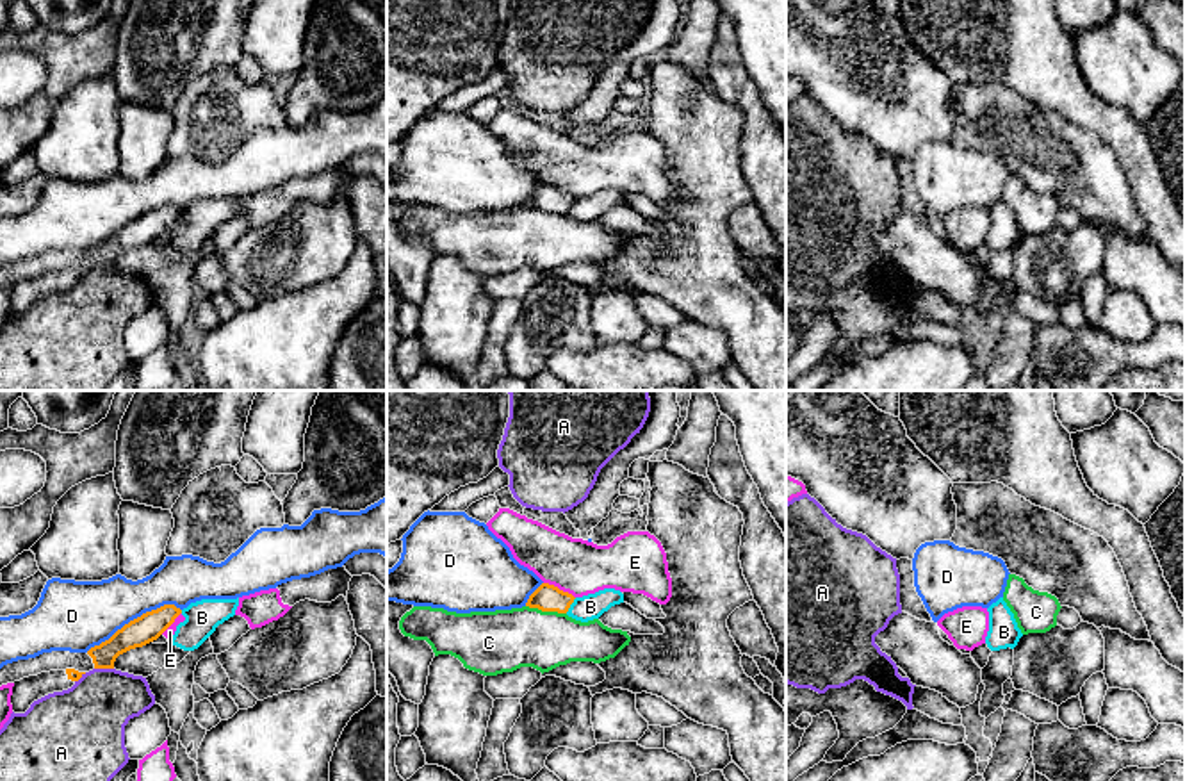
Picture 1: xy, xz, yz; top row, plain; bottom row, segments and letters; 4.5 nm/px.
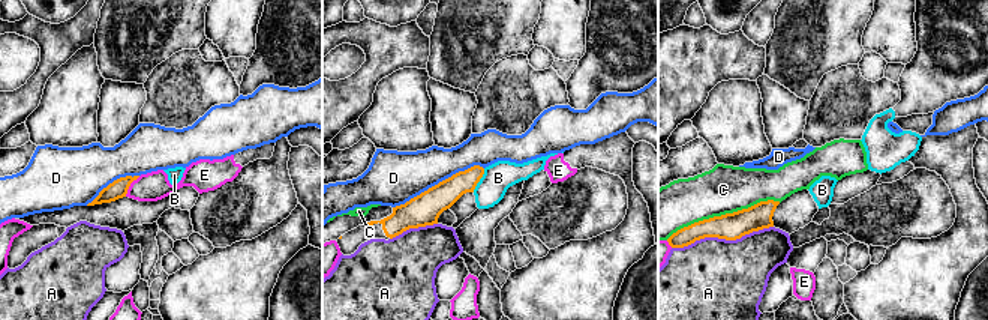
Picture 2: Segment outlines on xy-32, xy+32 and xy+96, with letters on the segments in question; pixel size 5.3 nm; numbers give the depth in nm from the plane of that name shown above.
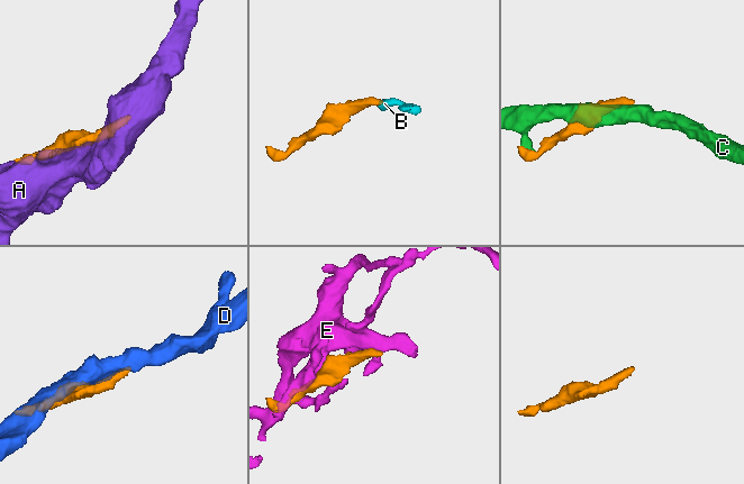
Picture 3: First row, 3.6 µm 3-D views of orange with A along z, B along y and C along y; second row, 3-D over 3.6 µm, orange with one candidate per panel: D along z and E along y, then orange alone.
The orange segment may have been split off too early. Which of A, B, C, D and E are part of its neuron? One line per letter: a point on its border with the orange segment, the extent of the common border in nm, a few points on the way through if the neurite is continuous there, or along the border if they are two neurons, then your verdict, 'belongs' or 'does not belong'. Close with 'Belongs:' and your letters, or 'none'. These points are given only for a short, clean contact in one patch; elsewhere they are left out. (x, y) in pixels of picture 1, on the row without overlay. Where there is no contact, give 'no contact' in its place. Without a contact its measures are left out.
A: contact xy (104, 268); length 90 nm; does not belong
B: contact xz (571, 204); length 90 nm; border xz (576, 198), (565, 213); does not belong
C: contact xz (546, 211); length 190 nm; does not belong
D: contact xy (134, 220); length 480 nm; does not belong
E: contact xz (558, 189); length 160 nm; does not belong
Belongs: none

